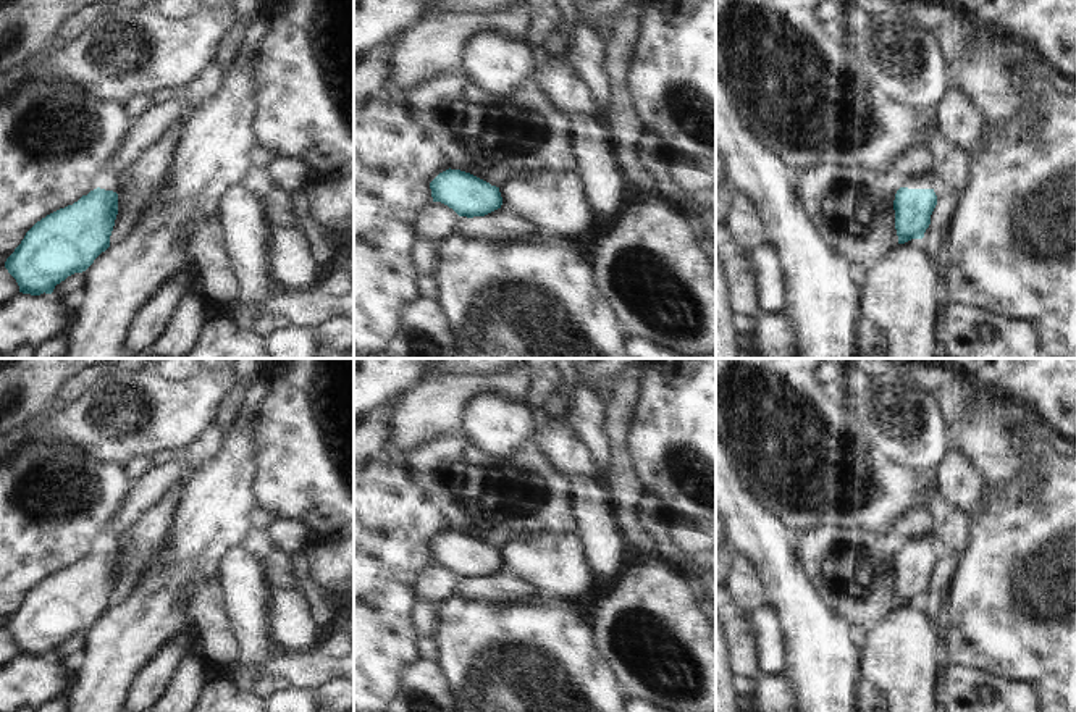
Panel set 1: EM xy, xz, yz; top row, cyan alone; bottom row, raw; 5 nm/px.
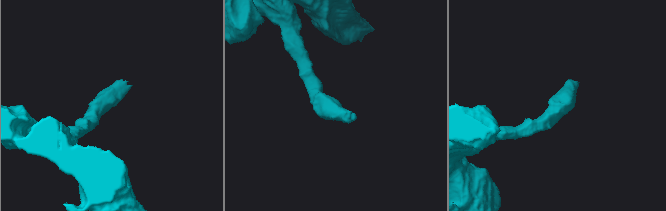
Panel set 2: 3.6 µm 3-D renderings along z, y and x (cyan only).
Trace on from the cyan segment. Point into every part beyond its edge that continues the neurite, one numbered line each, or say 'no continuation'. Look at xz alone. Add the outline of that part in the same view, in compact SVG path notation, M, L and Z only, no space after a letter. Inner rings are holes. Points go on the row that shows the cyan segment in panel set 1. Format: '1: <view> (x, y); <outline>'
no continuation

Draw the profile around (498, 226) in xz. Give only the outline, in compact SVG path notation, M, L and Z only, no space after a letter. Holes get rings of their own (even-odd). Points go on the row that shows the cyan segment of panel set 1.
M498 208L485 216L459 216L457 232L488 242L512 242L519 239L543 239L544 232L519 215Z

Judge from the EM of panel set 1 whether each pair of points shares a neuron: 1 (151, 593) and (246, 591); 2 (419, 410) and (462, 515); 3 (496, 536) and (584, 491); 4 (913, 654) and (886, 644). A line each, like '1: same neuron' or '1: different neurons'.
1: different neurons
2: different neurons
3: different neurons
4: same neuron

